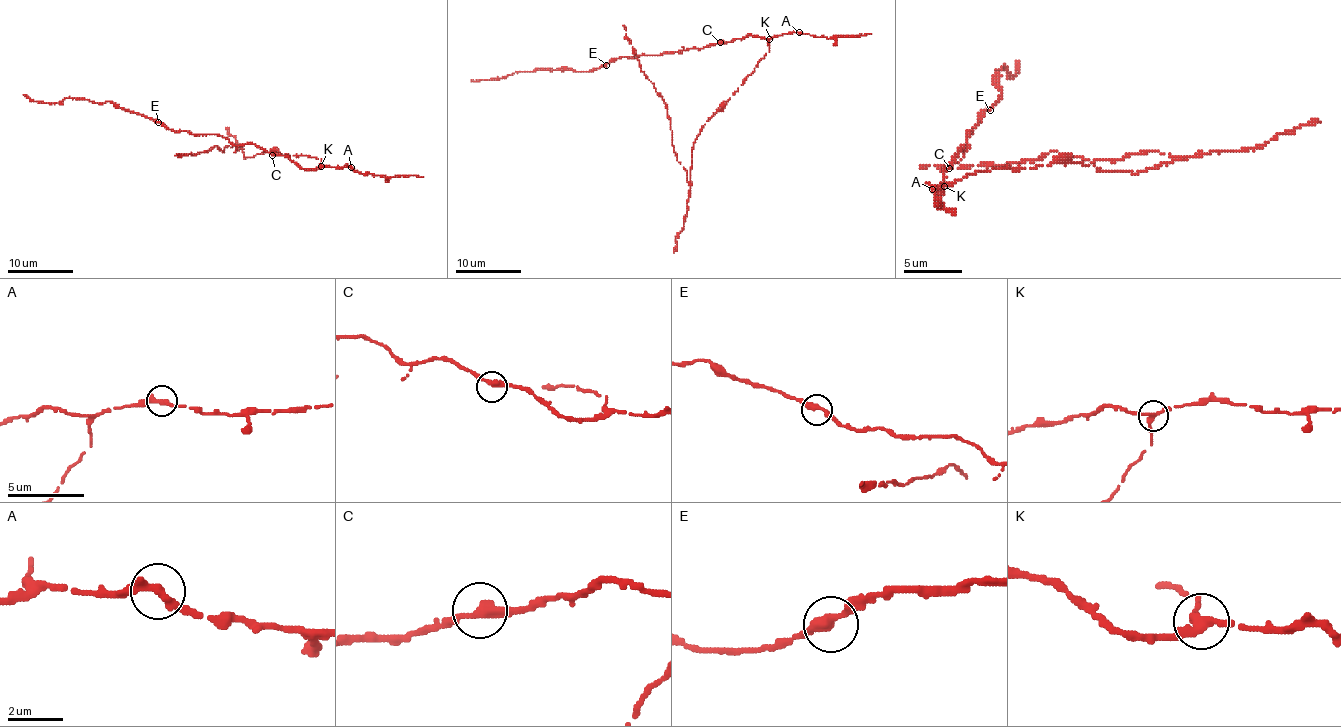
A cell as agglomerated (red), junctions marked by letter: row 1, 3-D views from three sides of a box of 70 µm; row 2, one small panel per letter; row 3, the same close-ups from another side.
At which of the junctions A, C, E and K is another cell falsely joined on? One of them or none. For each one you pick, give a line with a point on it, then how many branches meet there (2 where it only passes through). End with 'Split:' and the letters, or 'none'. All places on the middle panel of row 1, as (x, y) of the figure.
K: (769, 39) | 2
Split: K

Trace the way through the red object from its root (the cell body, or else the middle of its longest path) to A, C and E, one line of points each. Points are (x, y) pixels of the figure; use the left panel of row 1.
A: (321, 159), (321, 165), (351, 167)
C: (321, 159), (314, 169), (300, 169), (283, 155), (272, 155)
E: (321, 159), (314, 169), (300, 169), (254, 144), (234, 145), (216, 134), (171, 131), (158, 122)

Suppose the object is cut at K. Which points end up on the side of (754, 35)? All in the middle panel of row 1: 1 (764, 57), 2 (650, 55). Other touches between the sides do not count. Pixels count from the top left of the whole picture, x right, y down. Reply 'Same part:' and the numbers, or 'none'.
Same part: 2

